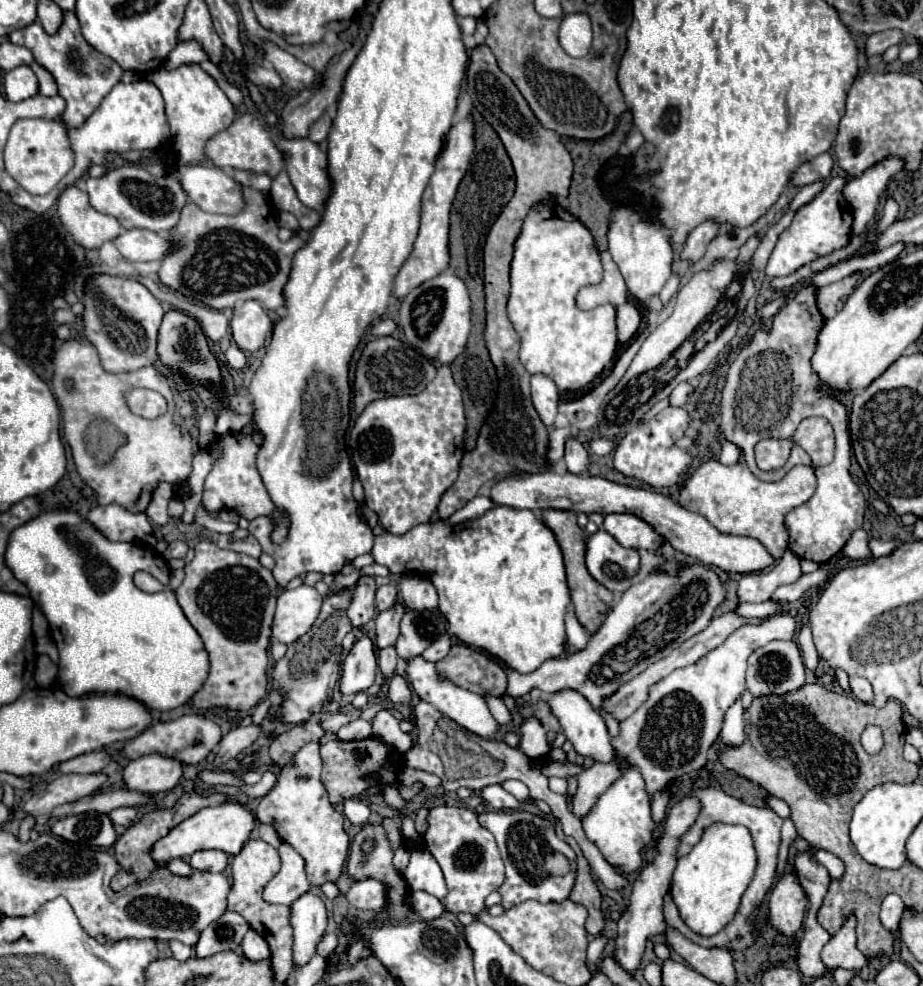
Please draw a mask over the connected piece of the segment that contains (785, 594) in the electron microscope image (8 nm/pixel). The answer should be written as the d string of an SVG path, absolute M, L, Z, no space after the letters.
M832 560L826 568L818 568L818 570L812 572L812 574L804 574L804 576L802 576L798 582L794 582L794 584L786 584L786 586L776 588L770 600L774 600L774 602L794 602L794 600L800 600L810 588L824 584L824 582L828 580L830 572L834 570L834 566L836 566L836 564L834 564L834 560Z

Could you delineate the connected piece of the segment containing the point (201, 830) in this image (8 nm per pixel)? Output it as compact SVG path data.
M224 802L214 808L202 808L194 816L180 822L176 828L172 828L164 838L160 838L152 850L150 856L156 864L166 866L172 858L186 858L198 850L222 850L226 854L238 854L240 846L248 840L248 834L254 828L254 816L248 812L246 806L238 802Z

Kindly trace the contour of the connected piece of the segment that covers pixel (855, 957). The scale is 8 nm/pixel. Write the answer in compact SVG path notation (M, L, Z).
M850 916L848 922L824 946L822 962L826 964L828 970L834 970L834 968L858 970L866 964L866 956L856 948L854 926L856 926L854 916Z

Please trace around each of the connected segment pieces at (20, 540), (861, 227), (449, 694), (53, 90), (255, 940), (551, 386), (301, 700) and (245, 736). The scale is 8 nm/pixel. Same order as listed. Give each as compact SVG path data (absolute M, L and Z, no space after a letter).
M54 508L54 510L46 510L40 516L24 522L24 526L18 526L16 530L12 530L10 538L8 538L8 546L4 552L4 564L12 570L14 578L24 582L30 590L30 598L34 600L36 606L40 606L42 614L46 616L48 624L50 624L50 634L60 650L60 664L58 664L58 682L62 686L62 690L68 696L84 696L90 692L120 692L126 696L132 696L140 702L144 702L150 710L172 710L178 708L182 704L186 704L196 690L200 690L202 682L208 676L208 652L204 650L204 644L198 636L198 632L192 628L192 624L186 620L180 604L176 602L174 590L162 590L160 594L146 594L142 590L138 590L132 582L134 572L144 570L148 574L152 574L156 580L168 584L170 582L170 568L164 560L162 564L162 556L158 552L152 552L154 548L140 544L140 542L110 542L108 538L104 538L104 534L100 530L96 530L96 526L92 526L86 518L82 518L78 512L74 510L66 510L66 508Z
M888 158L868 168L862 176L852 178L844 186L844 198L852 206L852 234L864 234L868 222L876 216L880 194L886 190L888 180L904 168L898 158Z
M422 656L410 658L408 664L406 664L406 674L404 676L406 676L412 692L418 694L420 700L424 700L424 702L432 704L434 708L438 708L444 716L452 718L462 728L466 728L466 730L470 730L470 732L474 732L474 734L478 734L482 738L494 738L496 736L498 722L492 718L486 700L482 696L478 696L478 694L472 694L470 690L464 690L464 688L456 686L448 678L438 676L438 670L436 670L436 664L434 662L424 660Z
M36 62L30 66L34 70L34 74L38 76L38 82L40 82L40 94L42 96L56 96L58 94L58 88L56 88L56 80L52 78L52 74L48 70L44 70L42 66L38 66Z
M248 930L248 934L244 936L242 940L242 950L244 950L244 956L250 960L250 962L258 962L258 960L264 960L264 958L270 958L270 948L268 948L268 942L256 934L256 930Z
M532 374L532 402L546 426L554 424L556 418L556 408L558 408L558 390L552 378L544 374Z
M356 584L330 594L324 600L322 612L316 618L310 632L304 638L292 642L288 646L286 656L276 662L272 678L274 678L274 686L280 686L284 694L284 704L278 712L278 720L290 722L290 724L306 722L312 714L318 714L326 702L330 702L334 686L340 680L340 656L342 656L340 642L354 628L350 618L346 616L354 588Z
M260 724L238 726L238 728L230 730L230 732L220 740L220 746L218 746L214 764L216 764L216 766L222 766L222 764L228 762L230 758L236 758L240 752L244 752L248 746L252 746L252 744L258 740L260 732L262 732L262 726L260 726Z

